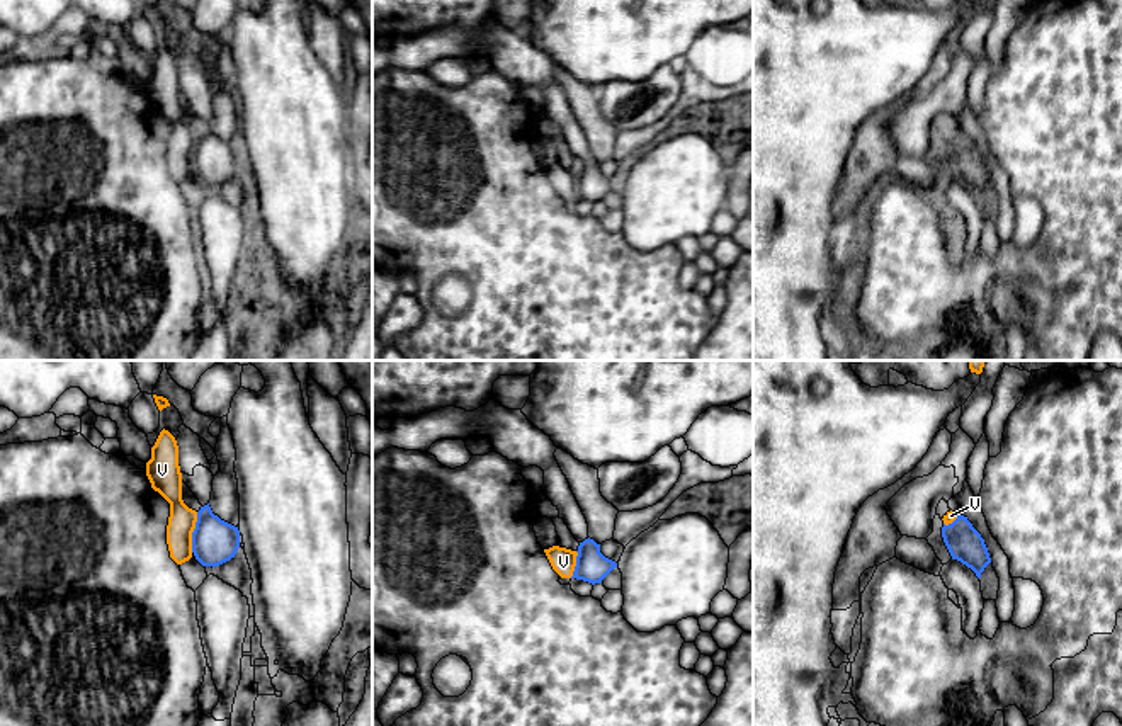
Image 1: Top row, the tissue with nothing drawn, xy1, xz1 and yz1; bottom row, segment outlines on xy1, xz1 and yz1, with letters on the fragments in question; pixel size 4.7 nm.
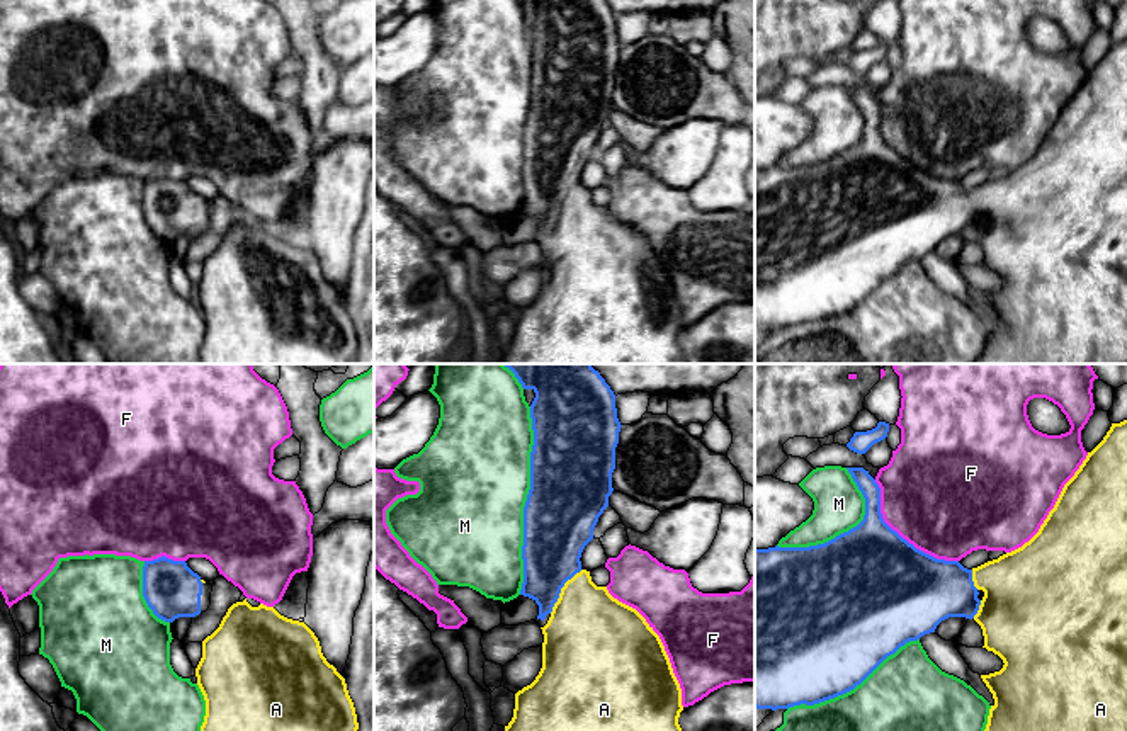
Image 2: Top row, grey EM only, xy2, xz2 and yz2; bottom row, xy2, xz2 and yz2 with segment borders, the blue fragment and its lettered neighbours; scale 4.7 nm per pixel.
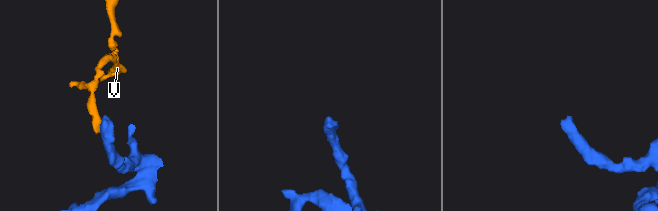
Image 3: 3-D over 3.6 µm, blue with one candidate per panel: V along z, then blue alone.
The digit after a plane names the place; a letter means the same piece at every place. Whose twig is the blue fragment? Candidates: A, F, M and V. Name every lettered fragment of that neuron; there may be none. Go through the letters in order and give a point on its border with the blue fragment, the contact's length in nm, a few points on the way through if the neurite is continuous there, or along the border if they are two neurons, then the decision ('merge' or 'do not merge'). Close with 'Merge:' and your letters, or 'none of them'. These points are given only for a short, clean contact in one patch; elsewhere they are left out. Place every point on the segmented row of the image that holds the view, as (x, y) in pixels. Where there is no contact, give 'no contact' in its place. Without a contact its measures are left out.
A: contact xz2 (560, 590); length 260 nm; way xz2 (555, 538), (555, 580), (560, 590), (582, 612), (588, 634); merge
F: contact yz2 (900, 536); length 550 nm; do not merge
M: contact xz2 (527, 500); length 900 nm; do not merge
V: contact xy1 (192, 533); length 190 nm; border xy1 (198, 512), (191, 551); do not merge
Merge: A

